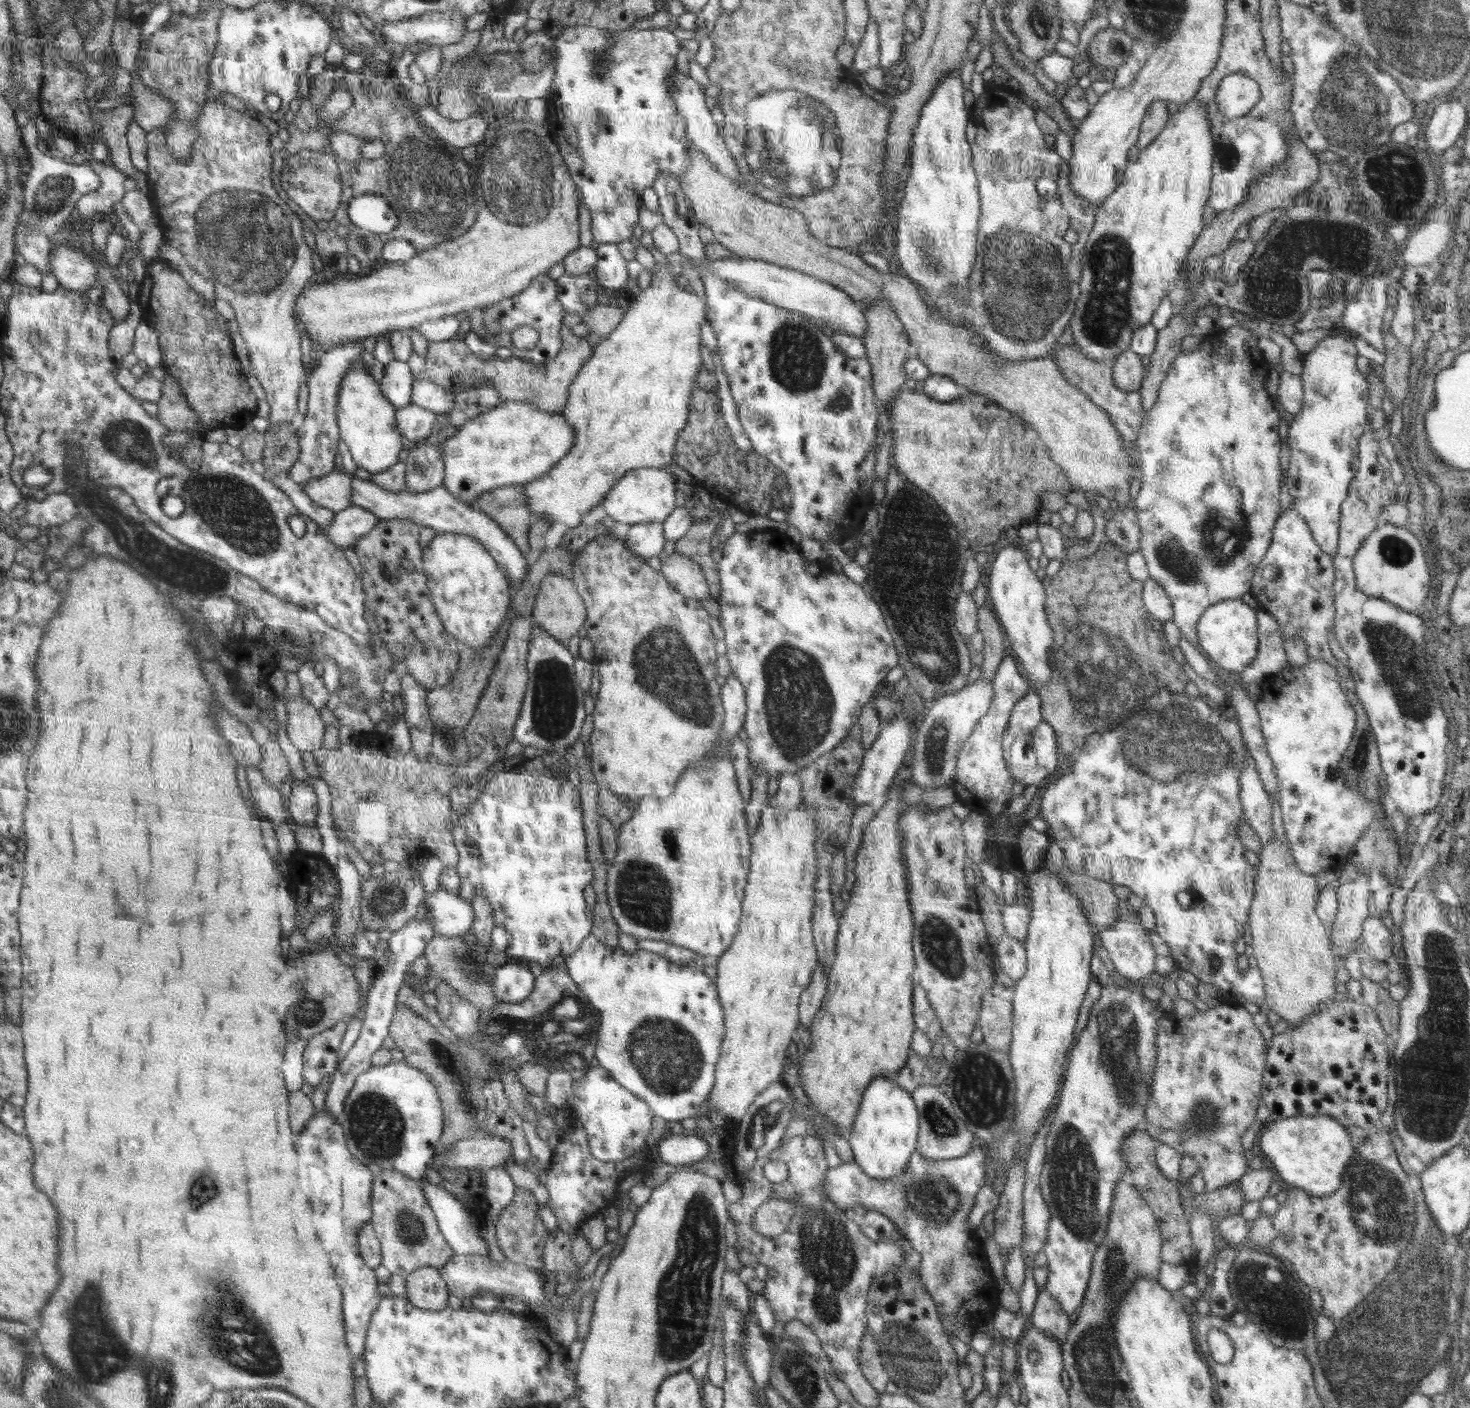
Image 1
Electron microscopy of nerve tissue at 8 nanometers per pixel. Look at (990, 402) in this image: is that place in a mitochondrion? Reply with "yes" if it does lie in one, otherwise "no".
no

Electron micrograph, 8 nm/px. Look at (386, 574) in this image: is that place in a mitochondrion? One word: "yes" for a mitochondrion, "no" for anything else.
no

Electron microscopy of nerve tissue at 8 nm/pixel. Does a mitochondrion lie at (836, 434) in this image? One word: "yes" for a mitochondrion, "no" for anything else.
no

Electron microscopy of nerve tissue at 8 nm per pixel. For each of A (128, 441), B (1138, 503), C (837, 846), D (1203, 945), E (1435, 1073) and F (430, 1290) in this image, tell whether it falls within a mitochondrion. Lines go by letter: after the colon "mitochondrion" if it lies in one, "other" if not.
A: mitochondrion
B: other
C: other
D: other
E: mitochondrion
F: other

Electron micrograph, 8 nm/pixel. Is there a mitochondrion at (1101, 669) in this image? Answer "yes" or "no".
yes

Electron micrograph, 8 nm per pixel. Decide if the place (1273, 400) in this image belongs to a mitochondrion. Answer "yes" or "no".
no

